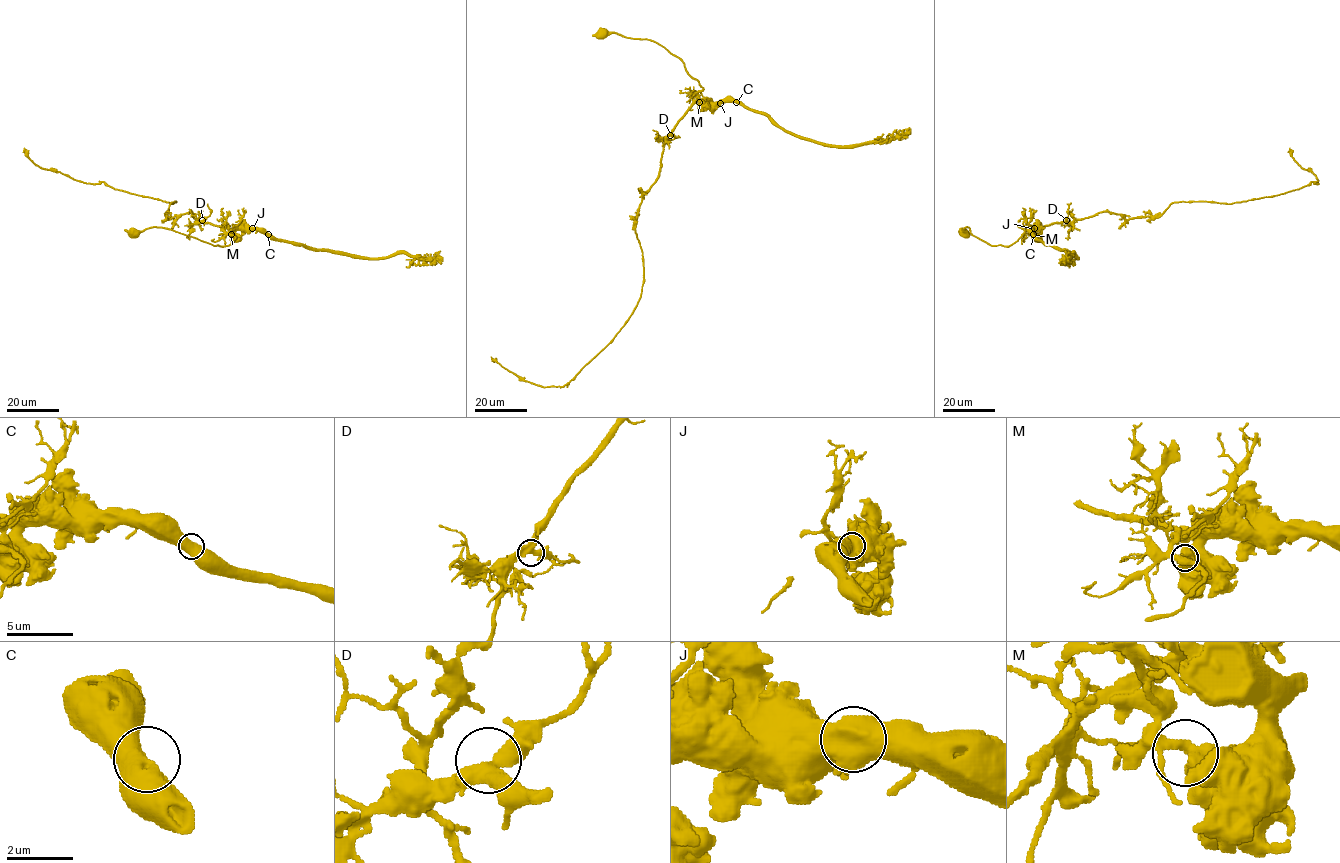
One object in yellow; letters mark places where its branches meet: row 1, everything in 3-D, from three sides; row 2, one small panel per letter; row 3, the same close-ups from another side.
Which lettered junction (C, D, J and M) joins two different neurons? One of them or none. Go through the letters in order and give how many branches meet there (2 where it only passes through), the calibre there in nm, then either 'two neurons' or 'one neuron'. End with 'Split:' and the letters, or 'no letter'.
C: branches 2; calibre 600 nm; one neuron
D: branches 3; calibre 420 nm; one neuron
J: branches 2; calibre 550 nm; one neuron
M: branches 3; calibre 440 nm; two neurons
Split: M

